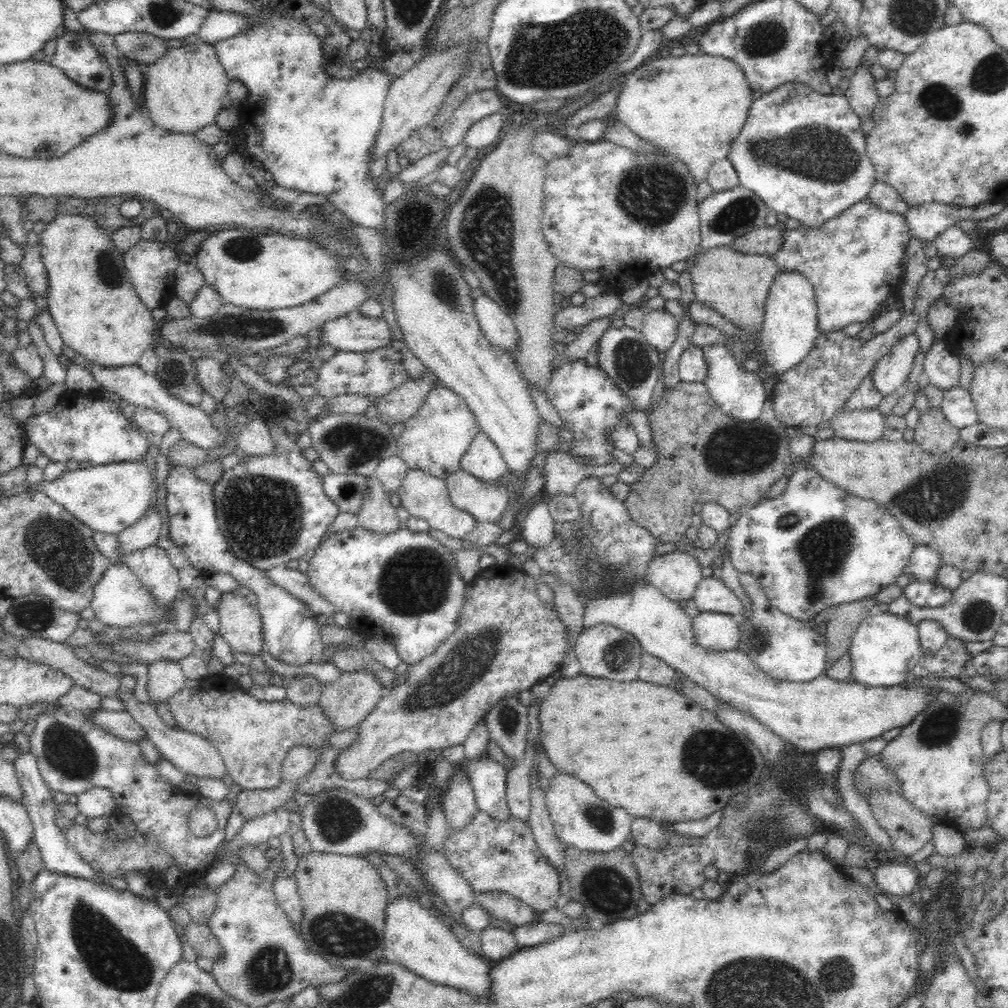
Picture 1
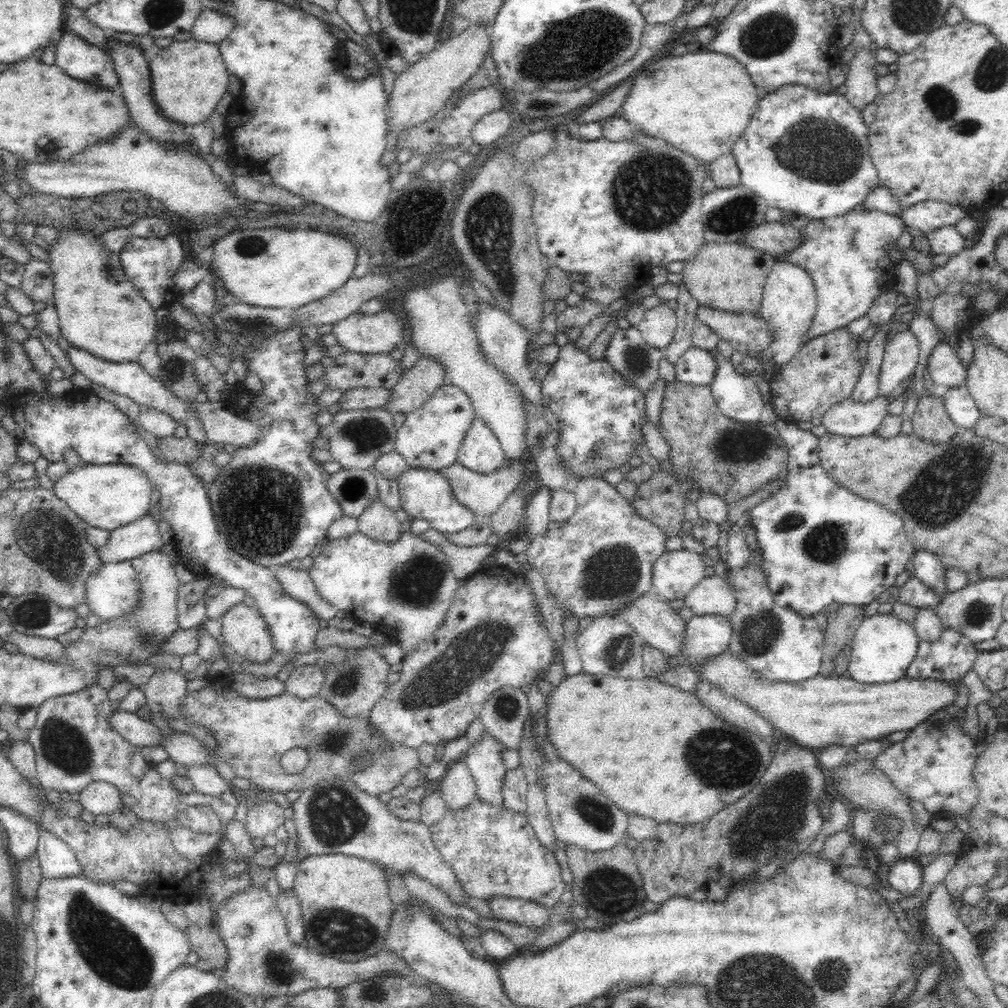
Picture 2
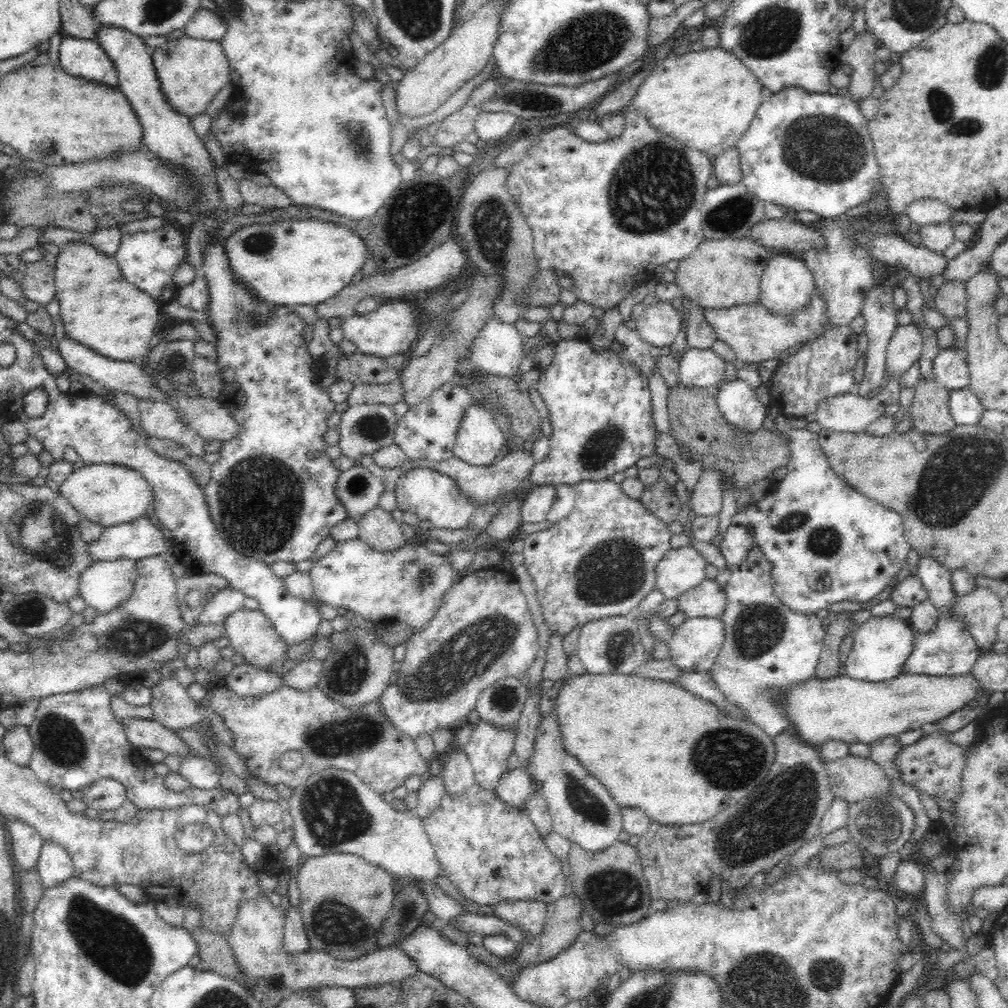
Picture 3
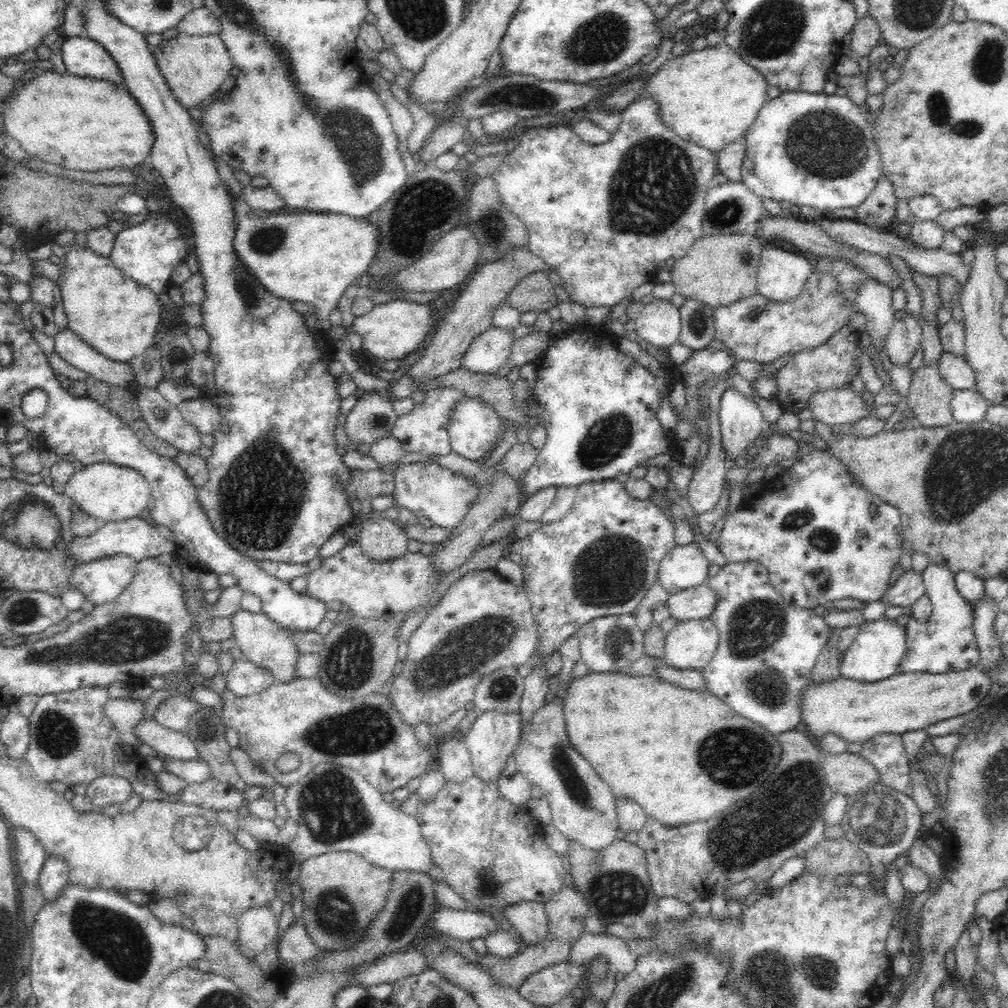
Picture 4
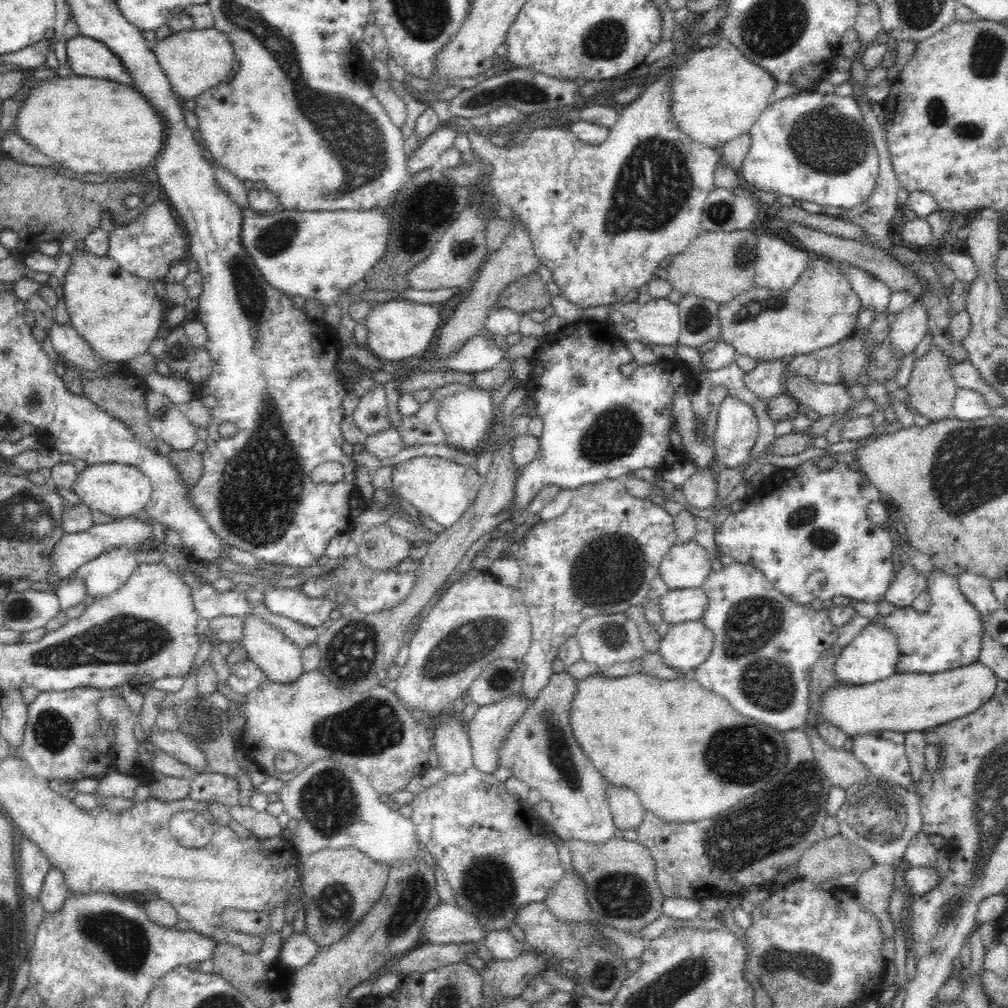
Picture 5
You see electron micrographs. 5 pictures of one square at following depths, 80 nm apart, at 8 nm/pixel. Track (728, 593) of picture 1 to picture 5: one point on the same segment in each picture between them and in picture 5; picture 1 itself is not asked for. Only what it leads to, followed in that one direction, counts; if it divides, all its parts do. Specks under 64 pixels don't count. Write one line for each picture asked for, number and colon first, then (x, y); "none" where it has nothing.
2: (712, 595)
3: (708, 599)
4: (696, 602)
5: (689, 604)

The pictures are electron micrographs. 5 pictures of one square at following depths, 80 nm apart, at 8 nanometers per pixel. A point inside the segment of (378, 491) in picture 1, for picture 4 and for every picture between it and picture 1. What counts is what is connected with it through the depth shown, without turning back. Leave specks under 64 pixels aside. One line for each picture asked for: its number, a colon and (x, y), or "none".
2: (378, 521)
3: (377, 528)
4: (380, 538)

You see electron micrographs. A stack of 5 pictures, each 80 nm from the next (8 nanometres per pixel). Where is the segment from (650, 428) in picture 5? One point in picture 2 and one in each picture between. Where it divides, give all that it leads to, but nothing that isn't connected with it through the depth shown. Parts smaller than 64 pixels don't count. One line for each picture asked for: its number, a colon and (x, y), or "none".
2: (600, 416)
3: (600, 411)
4: (599, 406)

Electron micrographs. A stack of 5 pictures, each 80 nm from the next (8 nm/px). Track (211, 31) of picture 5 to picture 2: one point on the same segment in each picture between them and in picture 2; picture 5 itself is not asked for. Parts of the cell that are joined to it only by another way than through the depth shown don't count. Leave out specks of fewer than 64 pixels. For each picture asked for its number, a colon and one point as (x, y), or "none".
2: (188, 78)
3: (191, 72)
4: (194, 67)

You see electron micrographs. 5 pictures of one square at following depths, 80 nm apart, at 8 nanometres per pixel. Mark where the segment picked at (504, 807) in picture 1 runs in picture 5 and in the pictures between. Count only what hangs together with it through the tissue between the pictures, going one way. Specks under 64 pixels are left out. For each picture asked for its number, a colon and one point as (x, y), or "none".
2: (484, 761)
3: (488, 748)
4: (493, 737)
5: (486, 732)

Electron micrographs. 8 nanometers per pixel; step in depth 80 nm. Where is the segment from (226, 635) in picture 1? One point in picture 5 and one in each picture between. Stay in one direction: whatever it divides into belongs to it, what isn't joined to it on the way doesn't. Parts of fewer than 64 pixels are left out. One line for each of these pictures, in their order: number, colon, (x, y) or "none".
2: (243, 627)
3: (251, 634)
4: (261, 641)
5: (267, 648)

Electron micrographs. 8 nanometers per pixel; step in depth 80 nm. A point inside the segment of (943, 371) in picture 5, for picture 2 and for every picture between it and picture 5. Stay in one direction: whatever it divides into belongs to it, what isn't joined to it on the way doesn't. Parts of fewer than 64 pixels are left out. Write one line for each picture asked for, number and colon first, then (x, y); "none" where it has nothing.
2: (932, 424)
3: (930, 414)
4: (929, 398)

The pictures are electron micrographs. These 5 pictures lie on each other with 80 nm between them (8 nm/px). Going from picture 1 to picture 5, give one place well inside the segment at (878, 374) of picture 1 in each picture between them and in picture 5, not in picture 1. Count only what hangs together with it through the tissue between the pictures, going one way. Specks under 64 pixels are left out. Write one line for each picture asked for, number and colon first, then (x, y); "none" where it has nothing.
2: (900, 357)
3: (904, 349)
4: (903, 341)
5: (905, 333)

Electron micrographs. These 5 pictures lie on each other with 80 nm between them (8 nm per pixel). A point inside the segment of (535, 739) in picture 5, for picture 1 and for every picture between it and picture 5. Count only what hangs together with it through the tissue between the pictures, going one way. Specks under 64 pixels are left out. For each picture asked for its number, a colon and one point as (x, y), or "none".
1: (579, 818)
2: (581, 816)
3: (583, 811)
4: (583, 809)

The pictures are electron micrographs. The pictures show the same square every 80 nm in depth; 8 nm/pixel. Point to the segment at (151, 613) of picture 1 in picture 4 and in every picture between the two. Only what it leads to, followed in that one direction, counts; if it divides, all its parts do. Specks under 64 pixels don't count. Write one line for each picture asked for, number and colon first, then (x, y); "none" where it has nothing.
2: (113, 591)
3: (104, 586)
4: (101, 581)

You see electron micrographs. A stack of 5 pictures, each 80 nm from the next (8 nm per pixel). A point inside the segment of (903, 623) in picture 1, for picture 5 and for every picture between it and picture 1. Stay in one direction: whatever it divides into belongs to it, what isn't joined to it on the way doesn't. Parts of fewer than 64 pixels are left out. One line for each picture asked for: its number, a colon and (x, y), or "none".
2: (884, 646)
3: (881, 646)
4: (876, 653)
5: (873, 655)

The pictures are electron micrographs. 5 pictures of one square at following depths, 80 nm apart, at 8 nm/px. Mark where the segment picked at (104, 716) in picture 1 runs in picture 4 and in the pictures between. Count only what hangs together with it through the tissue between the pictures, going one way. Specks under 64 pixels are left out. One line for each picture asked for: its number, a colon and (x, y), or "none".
2: (130, 726)
3: (142, 733)
4: (176, 745)

